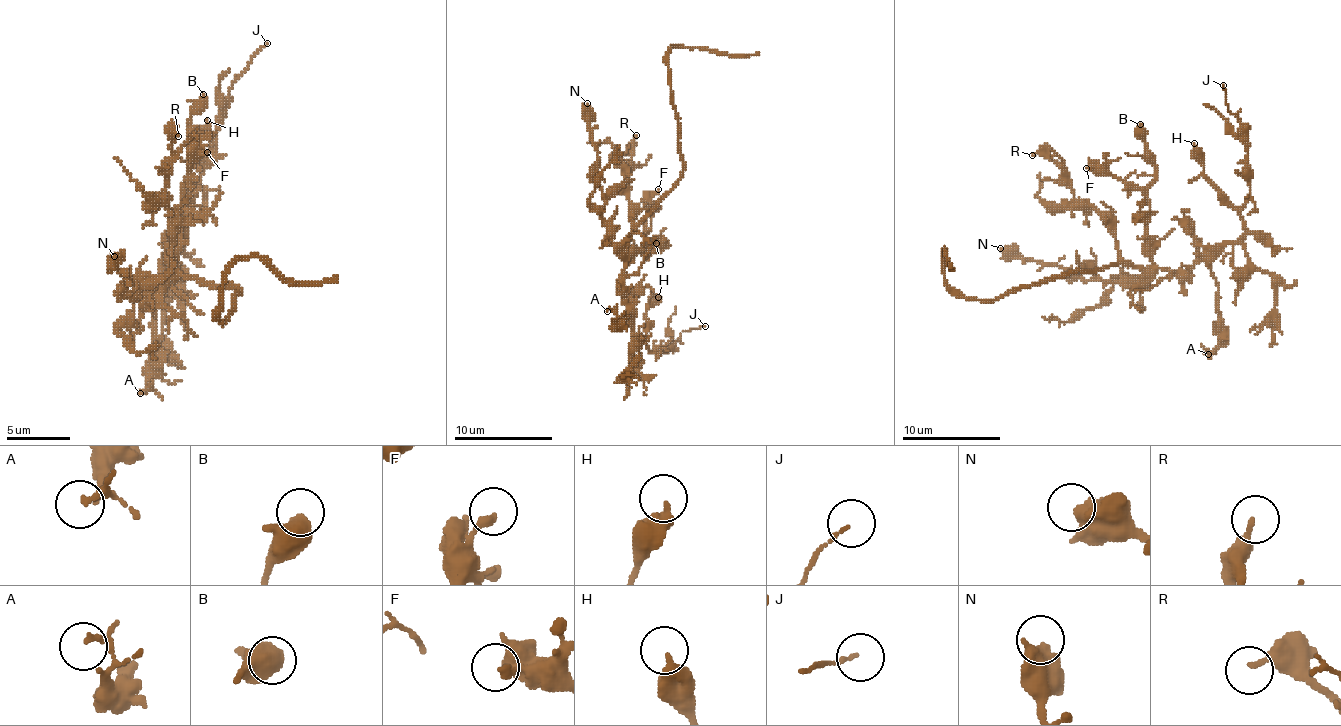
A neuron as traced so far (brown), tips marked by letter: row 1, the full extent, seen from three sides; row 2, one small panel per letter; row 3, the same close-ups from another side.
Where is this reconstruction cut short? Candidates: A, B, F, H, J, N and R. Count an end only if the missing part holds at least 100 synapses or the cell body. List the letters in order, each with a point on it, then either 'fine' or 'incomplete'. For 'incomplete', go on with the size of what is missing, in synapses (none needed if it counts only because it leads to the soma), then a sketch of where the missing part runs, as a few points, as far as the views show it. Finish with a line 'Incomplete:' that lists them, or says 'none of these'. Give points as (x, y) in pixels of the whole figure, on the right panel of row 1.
A: (1208, 354) | fine
B: (1140, 124) | fine
F: (1086, 168) | fine
H: (1194, 143) | fine
J: (1223, 85) | fine
N: (1000, 248) | fine
R: (1032, 155) | fine
Incomplete: none of these

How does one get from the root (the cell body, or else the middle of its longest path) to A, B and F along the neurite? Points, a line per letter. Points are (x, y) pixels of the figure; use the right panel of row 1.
A: (1120, 263), (1172, 270), (1189, 270), (1201, 261), (1208, 266), (1218, 285), (1218, 344), (1206, 351), (1208, 354)
B: (1120, 263), (1137, 268), (1152, 263), (1147, 187), (1155, 177), (1155, 155), (1147, 148), (1145, 129), (1140, 124)
F: (1120, 263), (1137, 268), (1152, 263), (1152, 239), (1147, 234), (1150, 199), (1120, 180), (1086, 168)

